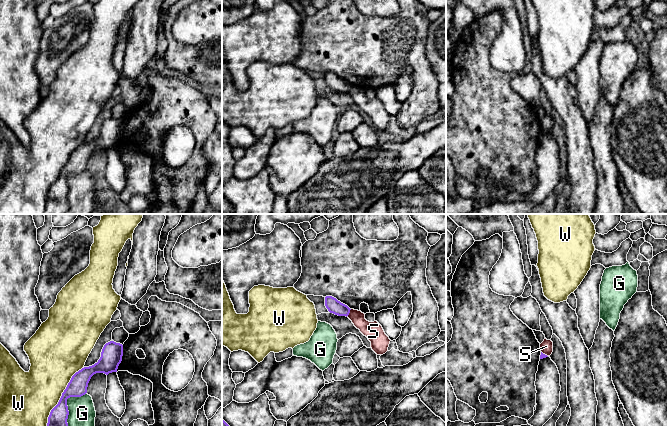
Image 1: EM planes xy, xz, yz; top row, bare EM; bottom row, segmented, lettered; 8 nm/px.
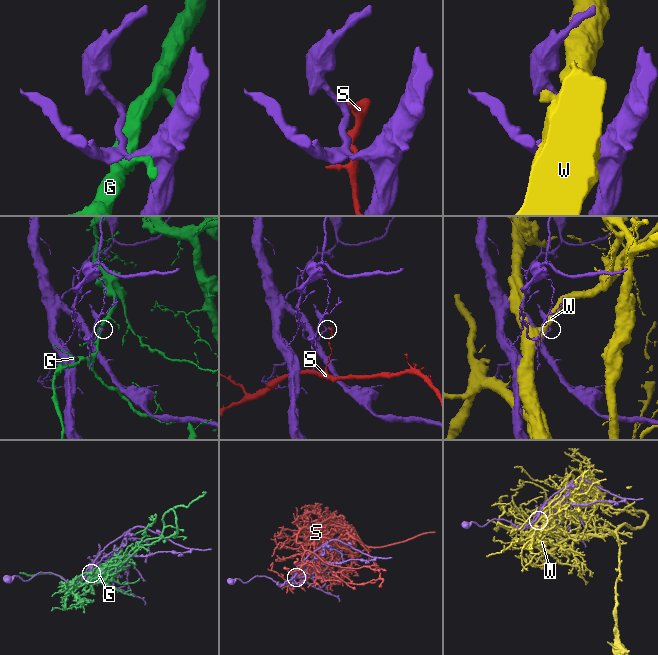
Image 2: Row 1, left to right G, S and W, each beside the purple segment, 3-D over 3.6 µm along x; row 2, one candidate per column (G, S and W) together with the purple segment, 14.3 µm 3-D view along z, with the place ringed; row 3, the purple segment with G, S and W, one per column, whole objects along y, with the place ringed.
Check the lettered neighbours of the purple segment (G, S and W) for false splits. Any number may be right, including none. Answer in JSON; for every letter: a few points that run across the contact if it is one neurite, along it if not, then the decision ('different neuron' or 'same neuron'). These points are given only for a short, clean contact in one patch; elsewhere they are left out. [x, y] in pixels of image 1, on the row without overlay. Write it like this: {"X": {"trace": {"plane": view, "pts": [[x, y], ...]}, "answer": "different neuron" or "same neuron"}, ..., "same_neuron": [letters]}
{"G": {"answer": "different neuron"}, "S": {"answer": "different neuron"}, "W": {"answer": "different neuron"}, "same_neuron": []}

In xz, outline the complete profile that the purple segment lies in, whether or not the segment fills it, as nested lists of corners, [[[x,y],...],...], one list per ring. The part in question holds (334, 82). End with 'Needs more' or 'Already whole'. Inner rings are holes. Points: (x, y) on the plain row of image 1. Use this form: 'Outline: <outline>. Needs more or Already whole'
Outline: [[[332,72],[325,73],[325,82],[330,89],[333,89],[338,92],[348,92],[350,89],[350,84],[338,77],[336,74]]]. Already whole

